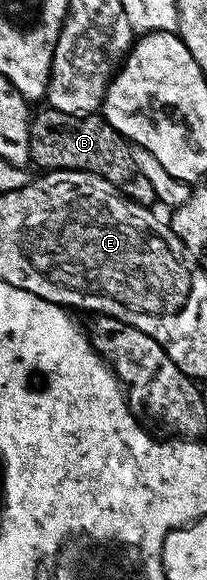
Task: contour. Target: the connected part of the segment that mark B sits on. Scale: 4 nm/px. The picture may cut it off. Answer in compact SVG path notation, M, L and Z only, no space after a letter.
M43 108L33 115L30 124L30 162L43 171L83 170L104 176L127 198L149 207L155 201L152 186L132 158L131 143L98 114L69 114Z

